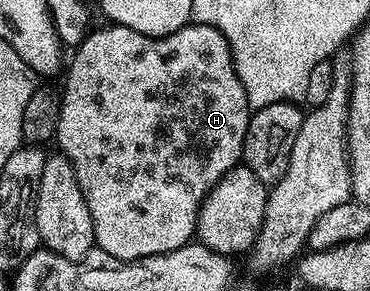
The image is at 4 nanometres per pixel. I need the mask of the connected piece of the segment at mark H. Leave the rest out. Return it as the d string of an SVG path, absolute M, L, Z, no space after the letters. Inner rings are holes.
M106 23L103 29L87 32L85 39L73 50L74 58L69 58L66 73L66 89L61 90L62 106L60 107L60 123L56 145L59 145L61 156L67 157L76 171L76 179L80 183L80 191L88 203L88 211L92 215L94 243L121 261L144 261L168 251L176 251L180 247L191 244L198 231L198 216L202 204L221 177L242 159L244 135L248 131L251 108L248 95L244 91L244 83L236 75L236 67L232 59L232 51L228 39L216 27L191 23L175 33L163 37L149 37L140 31L132 31L123 25Z

